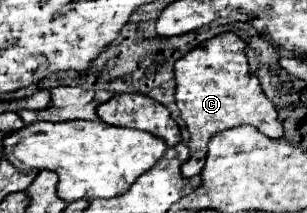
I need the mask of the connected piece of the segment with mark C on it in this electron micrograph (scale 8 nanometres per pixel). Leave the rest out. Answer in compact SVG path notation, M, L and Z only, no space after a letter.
M234 32L218 34L198 48L190 50L174 66L176 74L176 104L190 132L190 160L182 166L186 178L198 176L204 168L208 140L222 130L250 124L270 138L282 138L284 128L278 120L276 106L266 98L260 80L250 72L246 58L246 42Z

